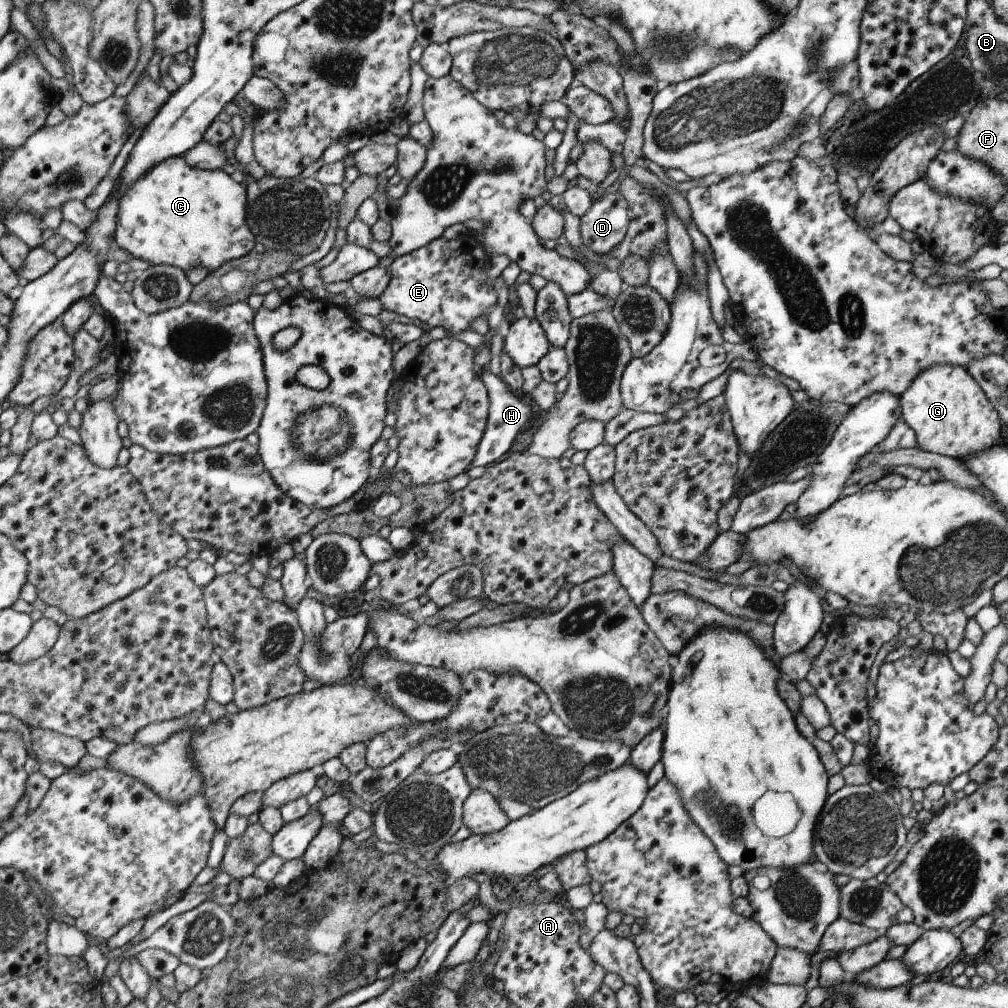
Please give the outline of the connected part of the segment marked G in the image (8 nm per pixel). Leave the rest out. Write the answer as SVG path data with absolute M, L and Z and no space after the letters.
M934 365L924 369L899 396L899 403L902 417L915 432L920 450L962 461L1004 443L1004 424L998 411L964 367Z

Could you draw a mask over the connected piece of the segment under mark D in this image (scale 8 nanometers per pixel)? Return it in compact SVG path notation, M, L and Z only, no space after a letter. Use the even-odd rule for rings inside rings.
M618 191L604 194L603 198L593 201L590 210L584 216L581 216L582 244L601 256L611 253L617 247L617 244L624 240L630 222L628 209L624 197Z

